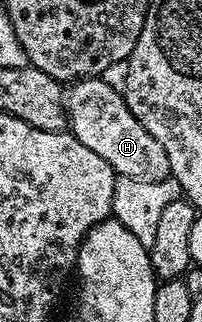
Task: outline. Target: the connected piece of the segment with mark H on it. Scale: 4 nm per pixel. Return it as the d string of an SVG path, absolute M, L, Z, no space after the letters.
M87 78L75 80L69 85L64 96L66 118L69 131L88 150L96 150L108 166L118 176L127 176L148 182L160 182L170 176L168 154L164 154L164 146L140 126L140 122L128 110L126 97L106 81L106 78Z

